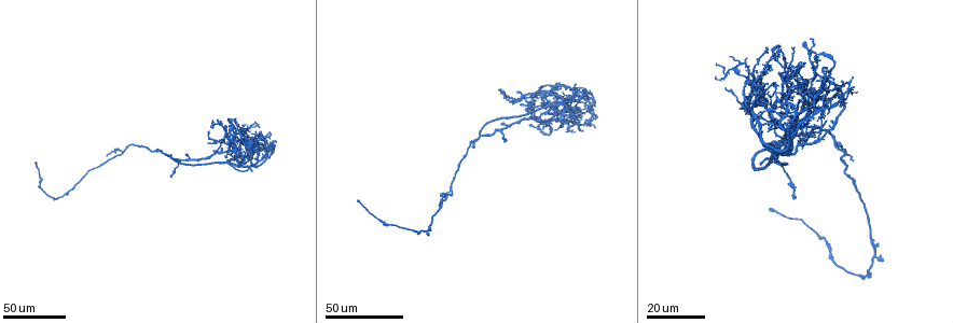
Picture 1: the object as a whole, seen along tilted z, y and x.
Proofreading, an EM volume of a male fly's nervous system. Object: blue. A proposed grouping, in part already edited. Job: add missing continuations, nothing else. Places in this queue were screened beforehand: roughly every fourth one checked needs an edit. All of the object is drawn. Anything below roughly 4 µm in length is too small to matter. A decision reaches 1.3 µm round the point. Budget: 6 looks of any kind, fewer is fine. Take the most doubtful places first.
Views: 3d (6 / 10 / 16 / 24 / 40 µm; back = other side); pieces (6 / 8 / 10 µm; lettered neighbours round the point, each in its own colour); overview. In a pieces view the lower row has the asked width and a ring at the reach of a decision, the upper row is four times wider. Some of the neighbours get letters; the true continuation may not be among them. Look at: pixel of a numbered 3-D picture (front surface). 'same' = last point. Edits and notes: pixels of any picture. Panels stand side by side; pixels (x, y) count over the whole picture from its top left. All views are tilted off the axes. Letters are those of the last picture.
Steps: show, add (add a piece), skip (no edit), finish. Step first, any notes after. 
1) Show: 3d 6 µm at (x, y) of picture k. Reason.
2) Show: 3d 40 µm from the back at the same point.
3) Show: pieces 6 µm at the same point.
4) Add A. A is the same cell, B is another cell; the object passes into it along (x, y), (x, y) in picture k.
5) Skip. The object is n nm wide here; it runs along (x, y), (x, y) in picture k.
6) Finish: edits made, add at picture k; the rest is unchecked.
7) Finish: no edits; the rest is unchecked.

Show: 3d 40 µm at (576, 84) of picture 1. End of a long branch.

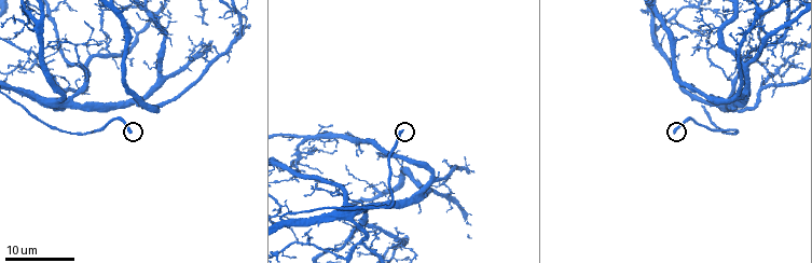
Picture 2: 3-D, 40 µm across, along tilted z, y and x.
Show: pieces 10 µm at (128, 130) of picture 2.

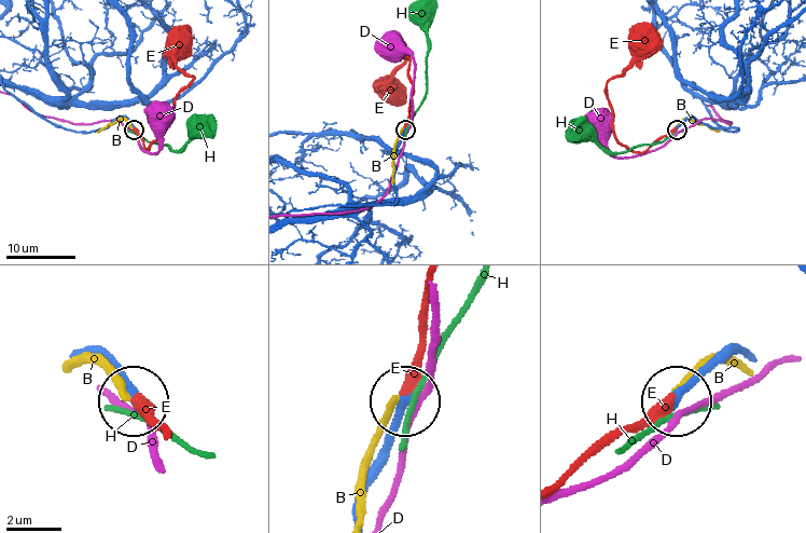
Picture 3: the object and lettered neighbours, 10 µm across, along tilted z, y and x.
Add E. The object is 290 nm wide here; E is the same cell, B, D and H are other cells; the object passes into it along (92, 351), (167, 425) in picture 3; it goes on there.

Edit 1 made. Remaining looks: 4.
Show: 3d 40 µm at (756, 69) of picture 1. Free end.

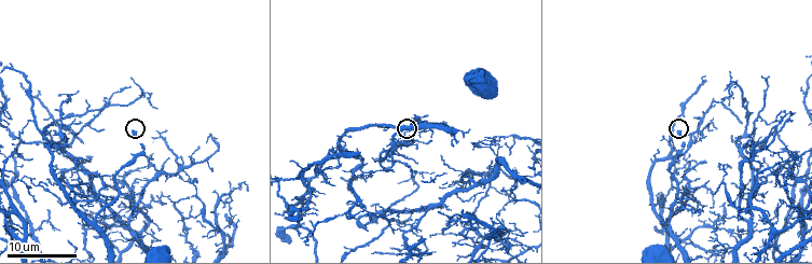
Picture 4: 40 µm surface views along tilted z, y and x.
Show: pieces 10 µm at (134, 132) of picture 4.

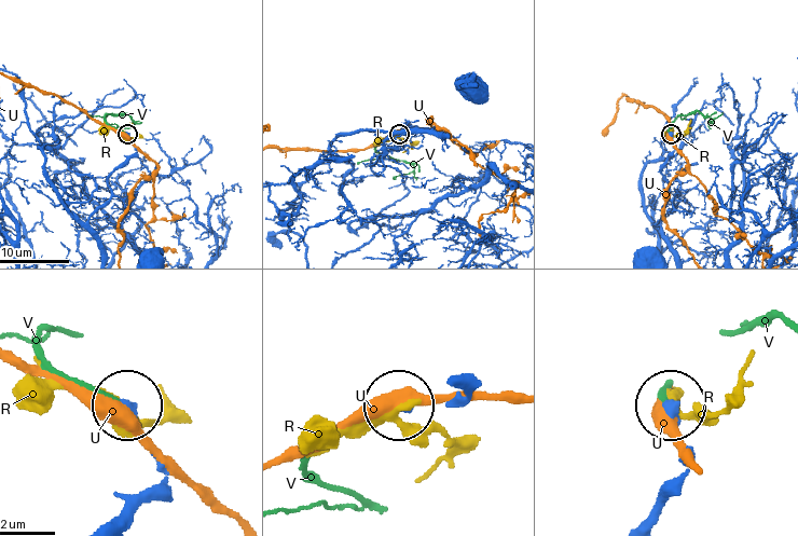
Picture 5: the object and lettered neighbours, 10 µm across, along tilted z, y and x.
Add V. V is the same cell, R and U are other cells; the object passes into it along (670, 153), (677, 117), (700, 111), (712, 120), (711, 128) in picture 5; it goes on there.

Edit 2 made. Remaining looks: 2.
Show: 3d 16 µm at (755, 247) of picture 4. Branch stops here.

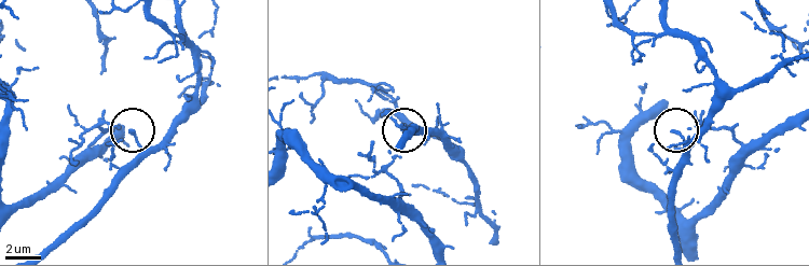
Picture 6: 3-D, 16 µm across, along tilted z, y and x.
Show: pieces 6 µm at (133, 128) of picture 6.

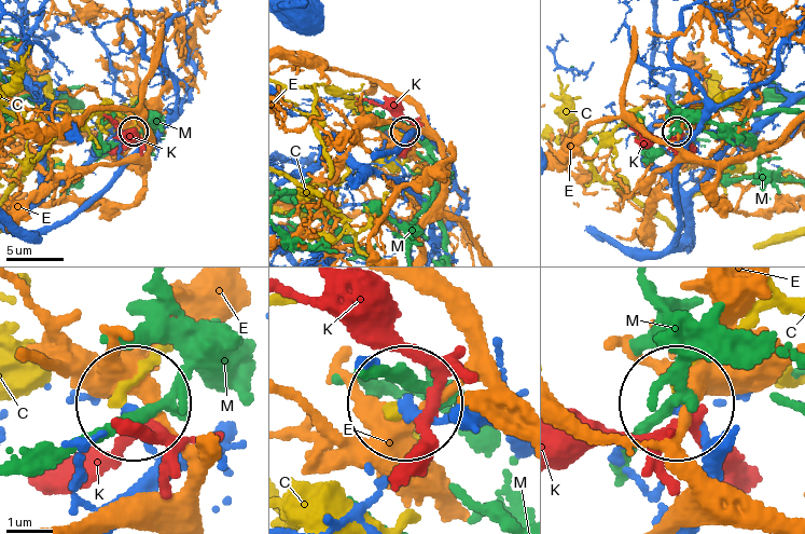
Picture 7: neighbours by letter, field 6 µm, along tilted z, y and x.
Skip. C, E, K and M are other cells; none of them fits.

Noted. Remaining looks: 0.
Finish: edits made, add at picture 3, add at picture 5; the rest is unchecked.

